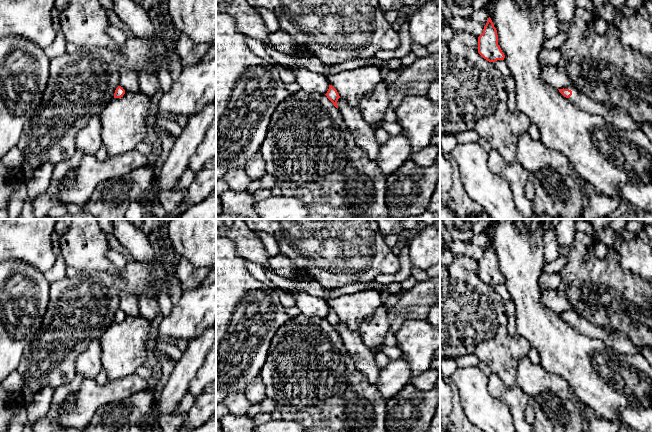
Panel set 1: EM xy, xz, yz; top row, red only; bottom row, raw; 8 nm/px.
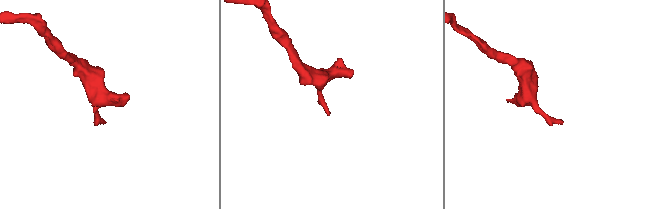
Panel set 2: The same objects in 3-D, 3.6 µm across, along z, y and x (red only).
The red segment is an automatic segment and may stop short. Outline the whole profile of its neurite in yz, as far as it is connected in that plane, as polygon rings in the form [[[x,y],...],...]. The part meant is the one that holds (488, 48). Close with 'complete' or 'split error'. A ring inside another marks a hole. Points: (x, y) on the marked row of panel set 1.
[[[489,17],[483,33],[478,37],[478,53],[487,61],[504,60],[505,55],[498,45],[498,35],[494,24]]] | complete

